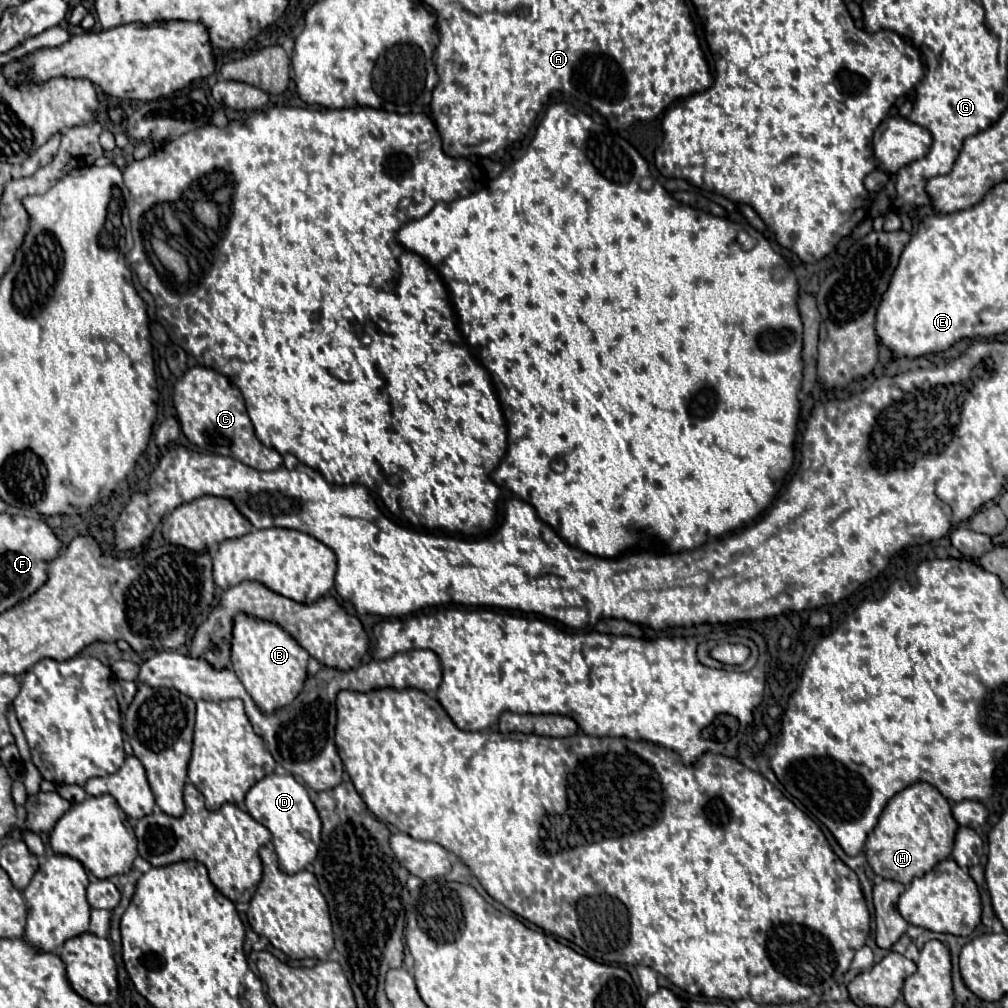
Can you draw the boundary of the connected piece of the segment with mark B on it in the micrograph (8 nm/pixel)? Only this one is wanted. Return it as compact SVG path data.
M245 613L233 617L231 635L233 671L261 711L273 713L277 707L289 705L297 697L297 691L301 691L301 683L305 683L309 653L277 623Z

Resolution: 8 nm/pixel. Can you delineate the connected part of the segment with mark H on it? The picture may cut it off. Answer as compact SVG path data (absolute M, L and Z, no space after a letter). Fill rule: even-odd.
M913 783L891 797L885 805L877 827L869 833L865 843L867 861L883 879L909 885L915 877L925 875L951 855L957 827L949 801L931 783Z

